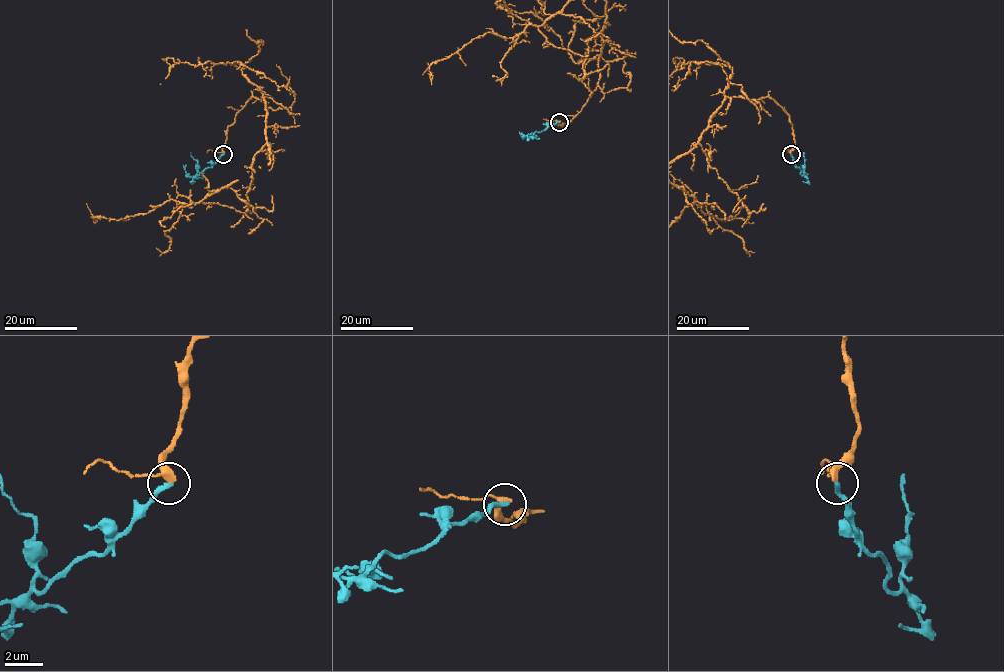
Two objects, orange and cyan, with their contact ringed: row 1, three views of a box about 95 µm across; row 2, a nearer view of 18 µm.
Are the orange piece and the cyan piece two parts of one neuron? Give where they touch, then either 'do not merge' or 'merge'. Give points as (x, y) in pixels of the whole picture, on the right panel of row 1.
at (791, 154); do not merge

